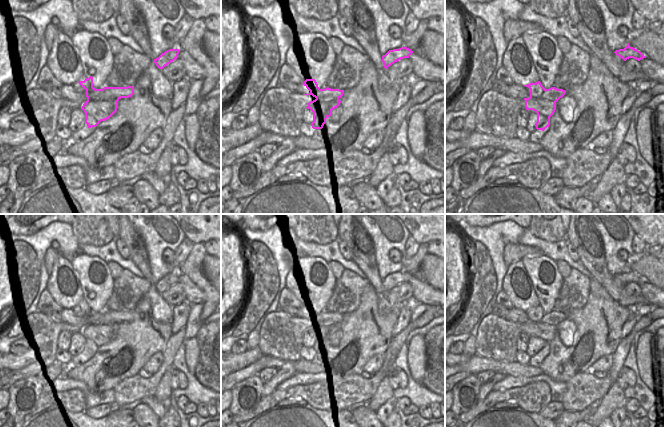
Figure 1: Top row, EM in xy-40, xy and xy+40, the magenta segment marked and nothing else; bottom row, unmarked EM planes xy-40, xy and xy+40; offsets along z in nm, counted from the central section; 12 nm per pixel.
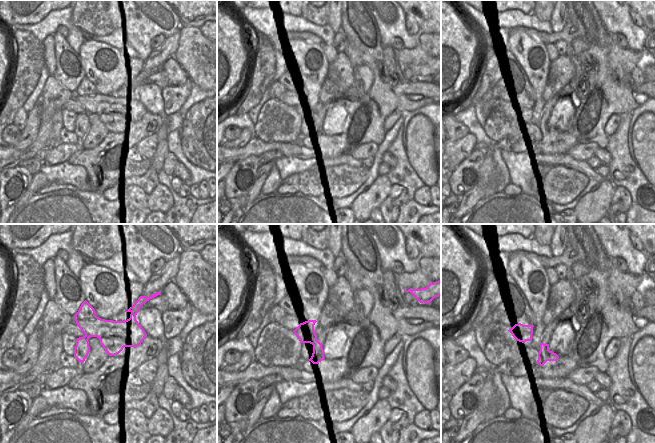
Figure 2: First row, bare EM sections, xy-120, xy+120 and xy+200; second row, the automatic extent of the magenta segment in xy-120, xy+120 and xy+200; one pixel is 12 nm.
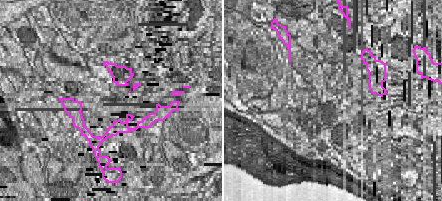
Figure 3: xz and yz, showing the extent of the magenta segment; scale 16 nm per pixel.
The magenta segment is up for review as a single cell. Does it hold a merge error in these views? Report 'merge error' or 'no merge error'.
merge error

